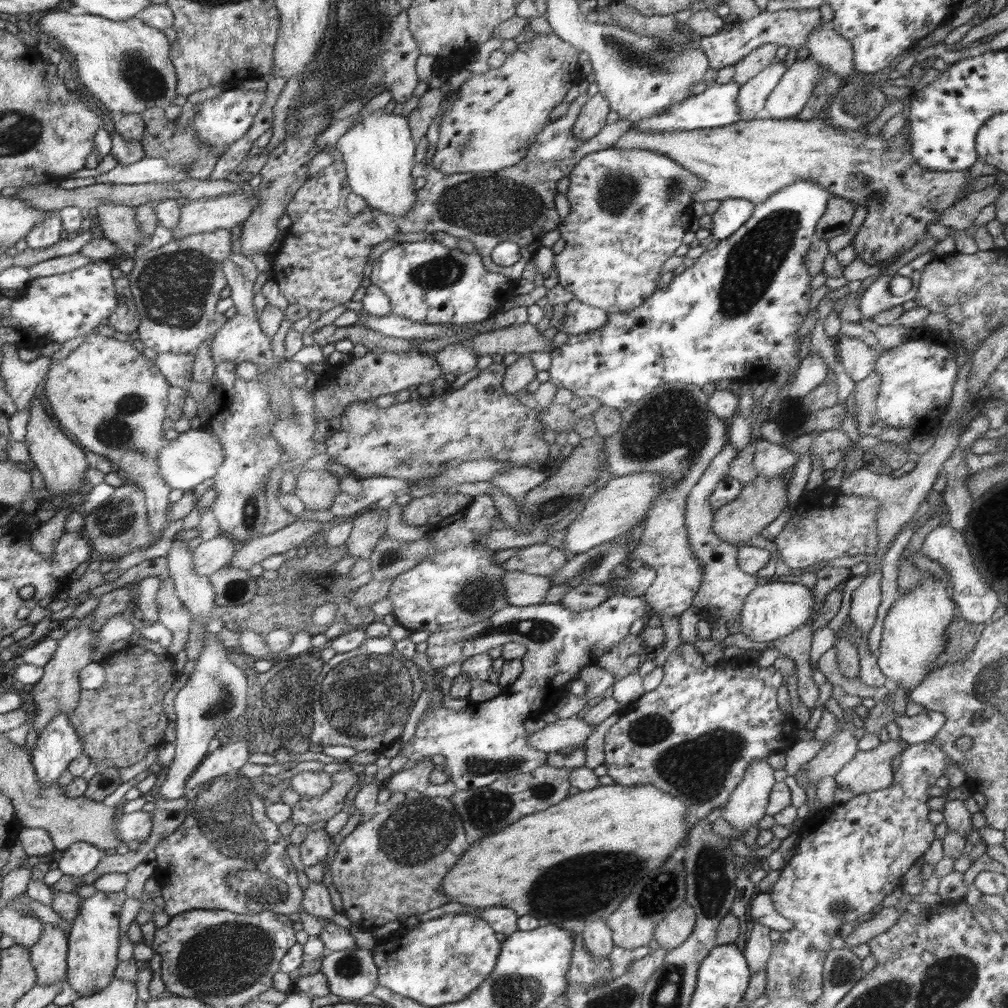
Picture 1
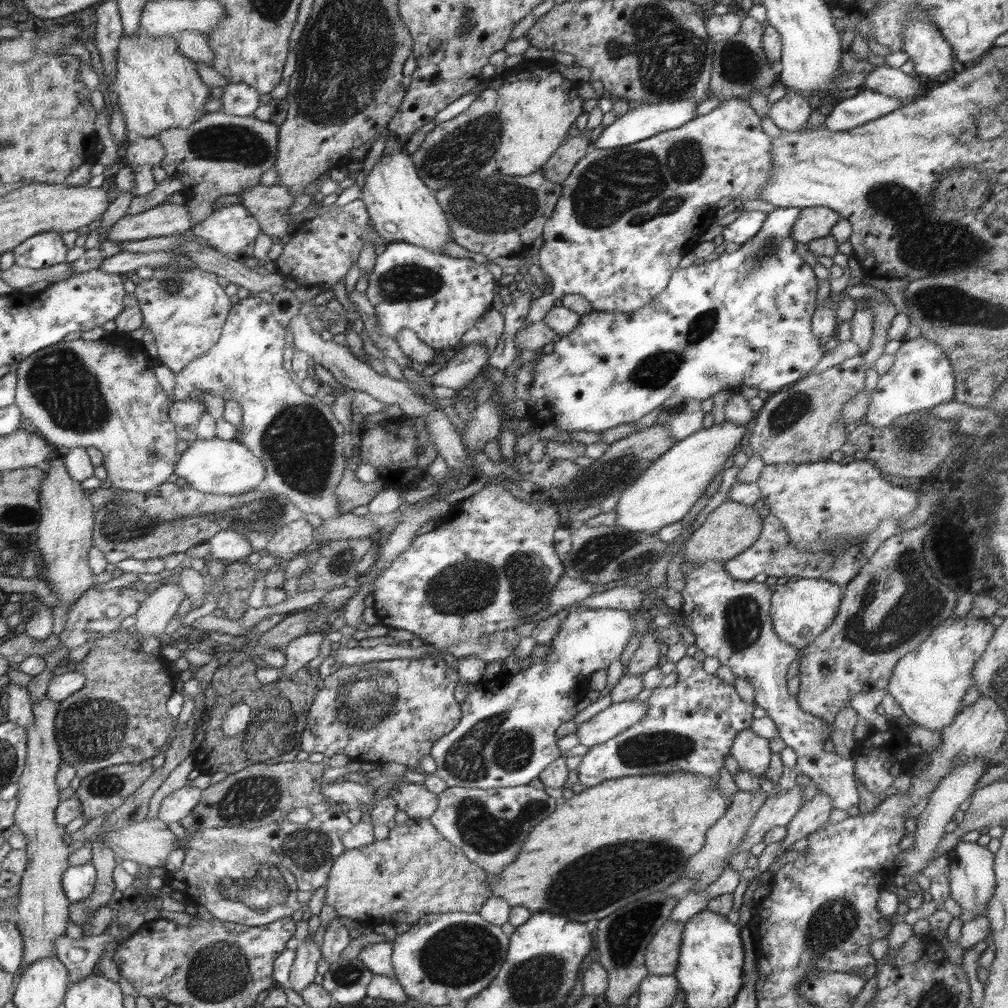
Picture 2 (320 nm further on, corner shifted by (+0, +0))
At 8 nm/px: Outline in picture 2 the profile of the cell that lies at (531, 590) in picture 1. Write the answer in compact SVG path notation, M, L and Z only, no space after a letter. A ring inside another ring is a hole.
M564 576L556 583L549 596L552 608L567 608L576 605L596 593L594 583Z

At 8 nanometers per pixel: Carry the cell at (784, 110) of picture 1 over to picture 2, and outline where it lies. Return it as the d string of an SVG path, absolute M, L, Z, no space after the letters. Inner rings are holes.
M792 91L777 102L770 104L769 117L781 130L796 132L805 128L806 122L812 114L812 106L808 103L808 97Z

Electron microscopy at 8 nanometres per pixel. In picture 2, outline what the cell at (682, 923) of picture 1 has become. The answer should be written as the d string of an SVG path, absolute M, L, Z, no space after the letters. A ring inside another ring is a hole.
M669 919L654 935L645 950L645 965L649 974L660 976L675 973L685 922Z

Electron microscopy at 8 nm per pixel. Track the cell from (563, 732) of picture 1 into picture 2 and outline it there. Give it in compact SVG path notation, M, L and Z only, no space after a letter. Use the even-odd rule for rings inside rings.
M646 701L613 702L608 708L577 725L580 744L596 746L604 744L611 738L618 736L633 724L640 722L647 713Z

